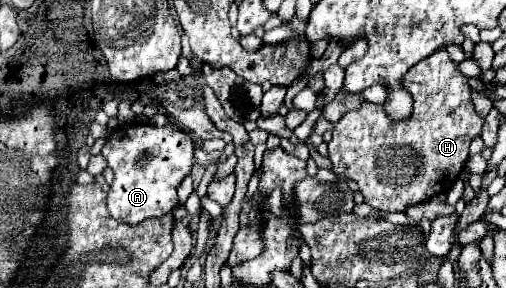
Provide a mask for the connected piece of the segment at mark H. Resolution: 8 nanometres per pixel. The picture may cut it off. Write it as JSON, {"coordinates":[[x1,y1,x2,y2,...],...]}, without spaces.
{"coordinates":[[446,47,432,53,428,59,416,63,406,73,404,81,406,91,410,91,414,99,410,119,392,121,388,119,388,113,384,113,382,105,366,101,358,111,346,113,344,119,334,125,334,137,328,143,328,157,334,163,334,171,340,177,348,175,350,179,354,179,368,205,390,213,404,213,412,205,424,203,434,195,446,193,464,169,470,141,480,135,484,125,484,117,480,117,474,109,472,87,468,85,468,77,458,71,458,65,448,57]]}

